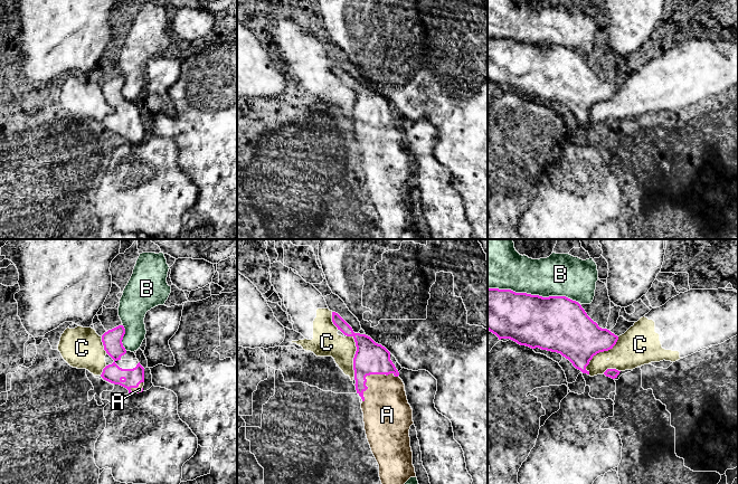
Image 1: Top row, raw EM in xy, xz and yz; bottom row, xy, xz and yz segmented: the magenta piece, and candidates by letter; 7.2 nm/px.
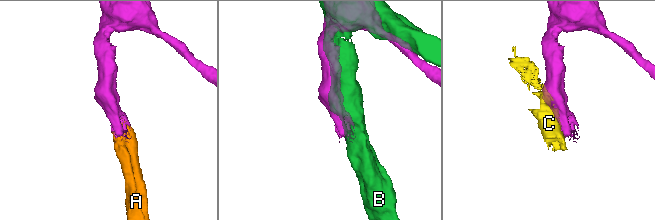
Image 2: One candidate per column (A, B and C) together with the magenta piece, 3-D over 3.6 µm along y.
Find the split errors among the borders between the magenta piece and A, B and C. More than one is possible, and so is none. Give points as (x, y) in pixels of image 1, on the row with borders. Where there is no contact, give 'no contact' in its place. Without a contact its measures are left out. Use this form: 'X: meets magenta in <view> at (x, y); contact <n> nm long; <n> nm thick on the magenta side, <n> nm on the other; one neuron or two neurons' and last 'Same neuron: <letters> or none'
A: meets magenta in xz at (369, 375); contact 320 nm long; 240 nm thick on the magenta side, 320 nm on the other; one neuron
B: meets magenta in yz at (533, 295); contact 650 nm long; 400 nm thick on the magenta side, 300 nm on the other; two neurons
C: meets magenta in xz at (355, 354); contact 300 nm long; 240 nm thick on the magenta side, 200 nm on the other; two neurons
Same neuron: A

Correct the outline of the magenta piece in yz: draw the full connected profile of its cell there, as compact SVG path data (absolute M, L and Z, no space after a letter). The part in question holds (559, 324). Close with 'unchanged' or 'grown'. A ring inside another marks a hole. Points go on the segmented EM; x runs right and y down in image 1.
M488 288L488 330L499 340L510 339L531 349L560 353L587 374L586 367L593 357L613 349L618 340L609 330L599 328L578 302L566 296L542 297L499 288Z; unchanged

